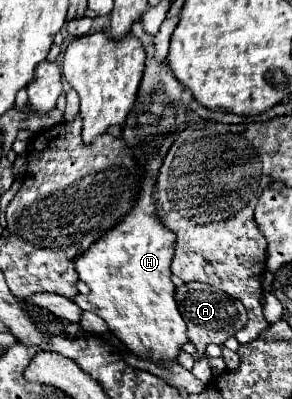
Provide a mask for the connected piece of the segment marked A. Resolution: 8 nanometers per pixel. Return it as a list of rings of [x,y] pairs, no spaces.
[[[201,282],[183,284],[175,292],[175,300],[177,300],[179,312],[187,324],[187,338],[197,348],[195,360],[203,358],[207,344],[221,346],[229,336],[239,332],[247,322],[247,310],[243,308],[243,304],[237,302],[235,298],[227,296],[225,292],[217,290],[215,286],[209,286],[209,284],[201,284]]]

